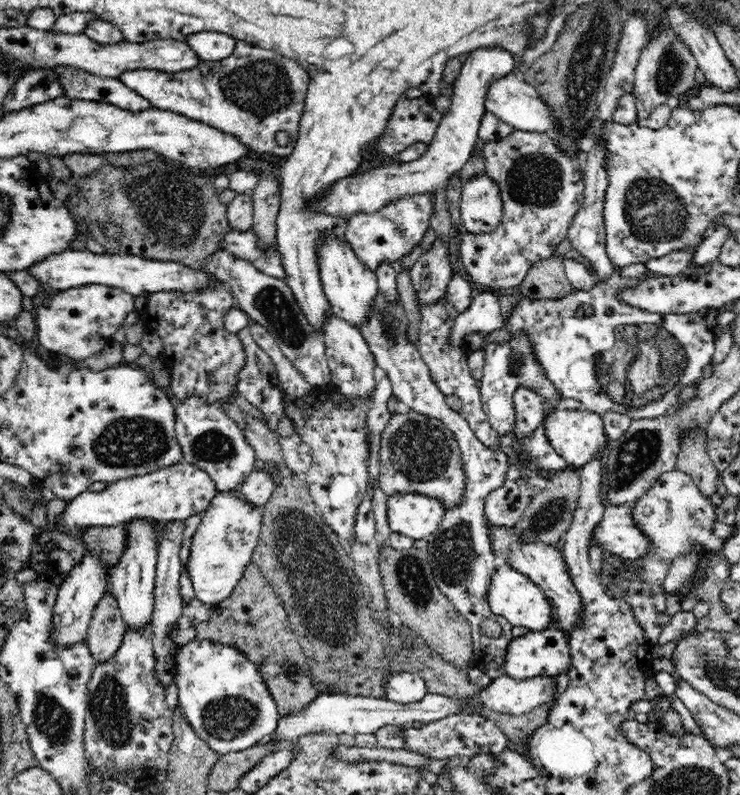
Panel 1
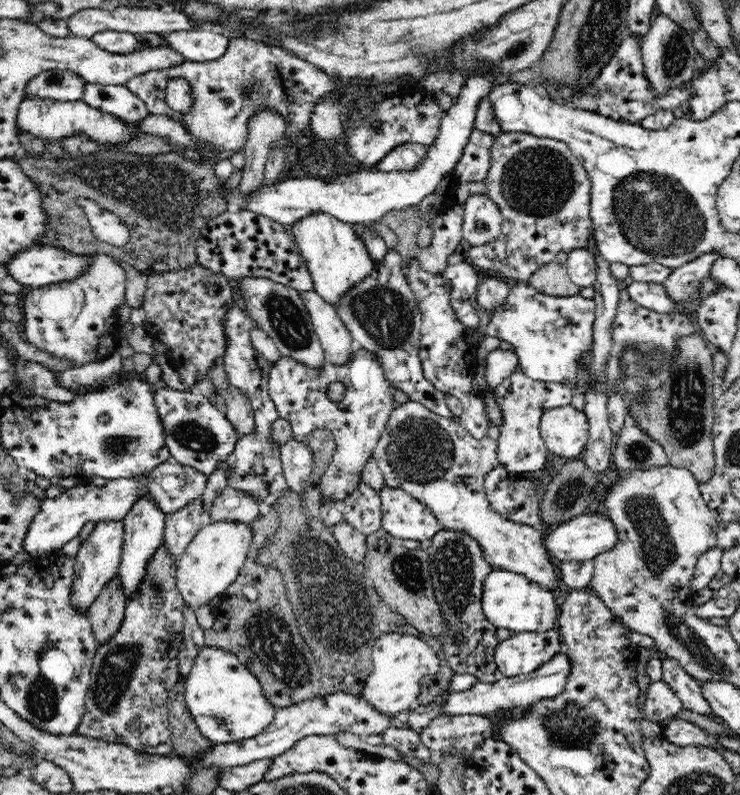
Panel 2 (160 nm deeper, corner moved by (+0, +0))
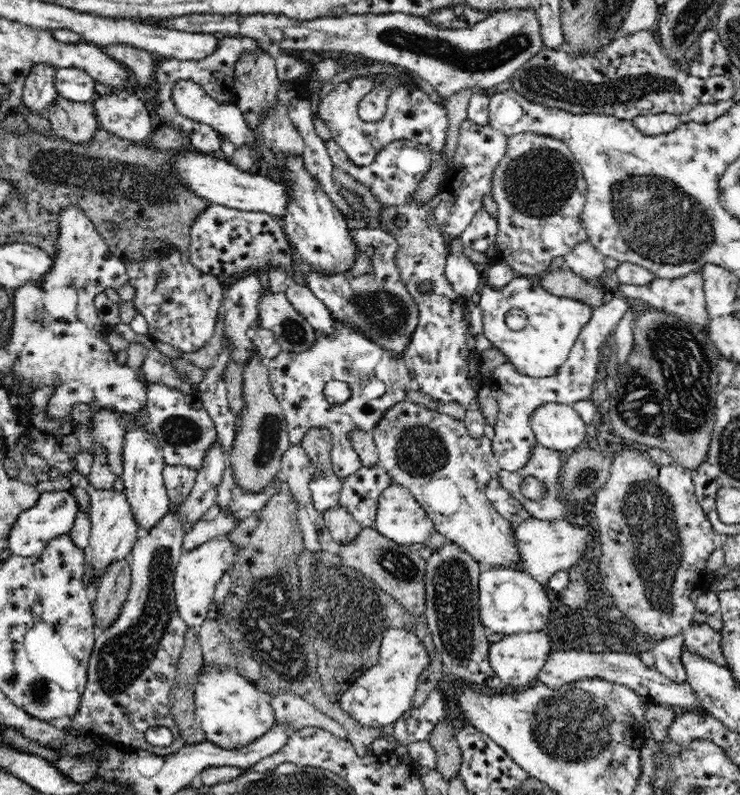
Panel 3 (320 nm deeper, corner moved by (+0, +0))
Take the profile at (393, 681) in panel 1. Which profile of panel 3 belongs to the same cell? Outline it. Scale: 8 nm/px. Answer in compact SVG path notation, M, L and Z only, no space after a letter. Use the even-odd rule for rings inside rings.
M386 629L380 642L379 662L338 695L339 705L356 722L368 728L394 724L402 714L413 707L413 698L419 676L429 665L429 656L423 642L406 629Z

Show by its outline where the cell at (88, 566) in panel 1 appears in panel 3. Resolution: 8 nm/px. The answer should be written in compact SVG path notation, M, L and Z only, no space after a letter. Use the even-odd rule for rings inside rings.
M78 471L68 473L68 480L71 482L72 488L79 486L84 488L89 494L91 500L91 509L89 512L90 538L88 538L88 546L83 550L85 553L85 572L84 572L84 586L98 582L99 576L107 569L112 562L129 559L133 546L141 533L136 525L136 517L132 517L132 507L128 504L125 491L113 492L110 490L100 490L94 488L89 480Z

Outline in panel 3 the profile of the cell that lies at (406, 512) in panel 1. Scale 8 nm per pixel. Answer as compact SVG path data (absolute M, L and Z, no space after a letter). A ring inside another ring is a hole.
M394 482L379 496L372 527L401 545L422 544L435 529L433 520L412 493Z

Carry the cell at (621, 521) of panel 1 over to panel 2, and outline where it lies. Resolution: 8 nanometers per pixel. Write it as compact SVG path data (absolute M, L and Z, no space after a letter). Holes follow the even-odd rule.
M584 514L561 522L550 530L543 530L543 543L547 547L552 562L580 562L593 560L596 556L608 552L618 542L618 535L609 516L600 517L597 514Z

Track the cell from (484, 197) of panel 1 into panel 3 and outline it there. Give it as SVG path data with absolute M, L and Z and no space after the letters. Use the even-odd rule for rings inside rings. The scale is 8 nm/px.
M480 208L472 217L470 224L461 232L458 240L464 247L485 252L490 244L495 244L498 225L497 219L492 217L486 210Z

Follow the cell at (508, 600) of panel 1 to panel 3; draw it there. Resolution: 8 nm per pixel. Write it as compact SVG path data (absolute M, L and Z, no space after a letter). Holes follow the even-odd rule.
M497 567L480 573L480 622L496 634L513 635L545 630L548 616L550 616L551 603L543 584L528 576L524 570Z

